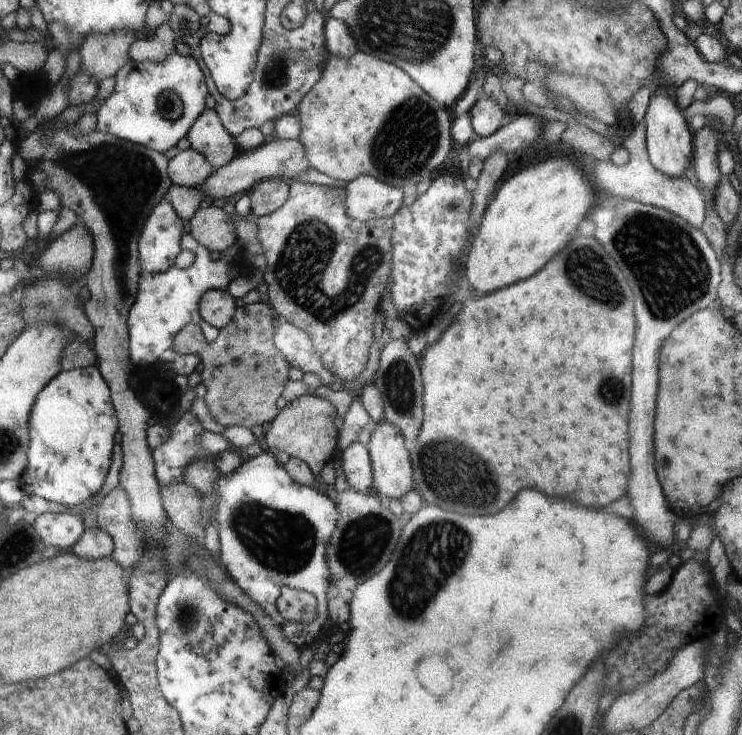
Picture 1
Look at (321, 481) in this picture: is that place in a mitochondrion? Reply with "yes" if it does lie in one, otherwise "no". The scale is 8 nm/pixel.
no

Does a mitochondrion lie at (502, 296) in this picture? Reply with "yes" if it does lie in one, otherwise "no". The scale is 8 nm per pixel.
no

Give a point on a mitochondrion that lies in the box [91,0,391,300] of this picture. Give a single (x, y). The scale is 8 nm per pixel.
(274, 75)

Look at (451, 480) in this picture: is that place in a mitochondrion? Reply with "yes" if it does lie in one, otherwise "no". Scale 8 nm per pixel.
yes

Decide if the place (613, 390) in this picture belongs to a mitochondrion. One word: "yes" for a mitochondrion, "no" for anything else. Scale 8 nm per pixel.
yes

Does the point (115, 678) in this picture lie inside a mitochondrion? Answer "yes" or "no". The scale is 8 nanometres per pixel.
no

